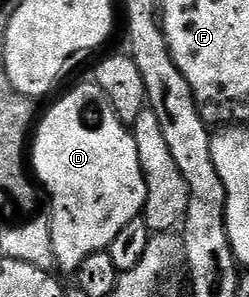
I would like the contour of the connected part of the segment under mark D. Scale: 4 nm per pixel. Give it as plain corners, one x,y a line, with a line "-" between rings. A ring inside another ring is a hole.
93,84
68,91
43,118
41,115
32,138
32,170
44,190
46,185
50,193
48,217
52,252
57,269
62,269
66,274
77,272
88,256
109,250
120,228
124,228
128,220
139,217
146,207
146,177
140,168
140,152
136,152
136,140
131,127
116,116
109,102
100,101
100,91
-
97,102
100,104
94,111
86,110

